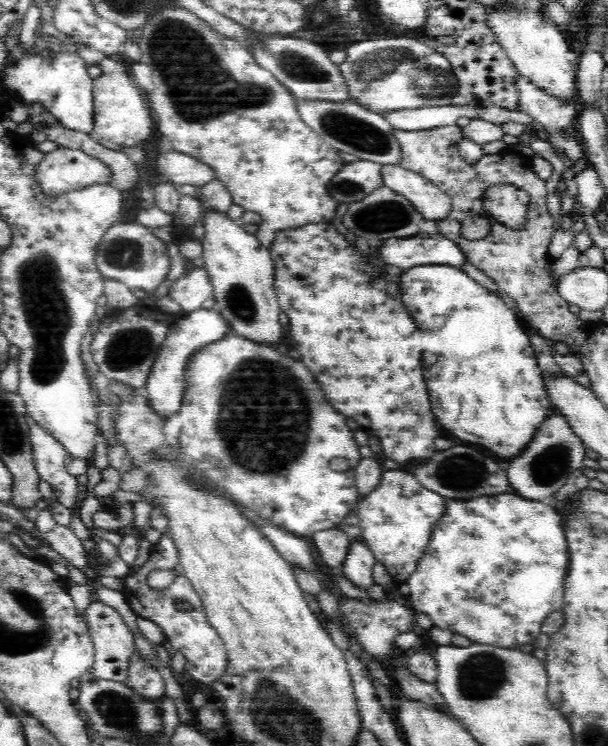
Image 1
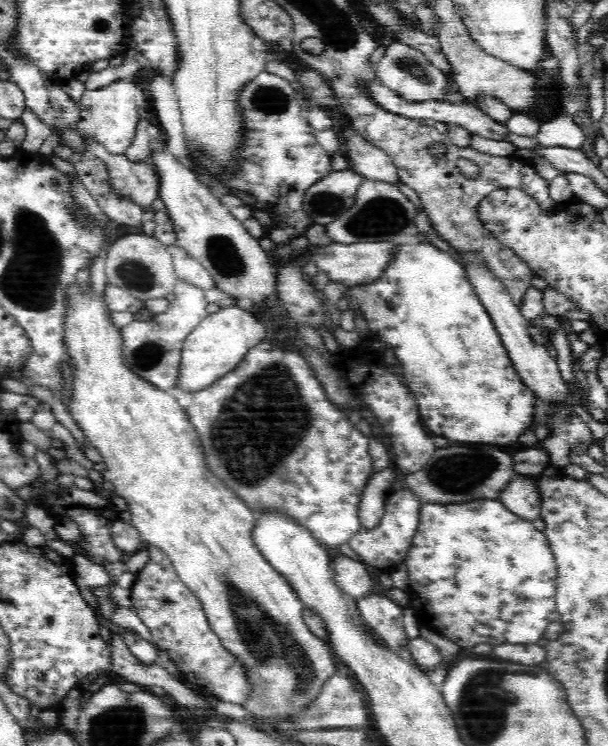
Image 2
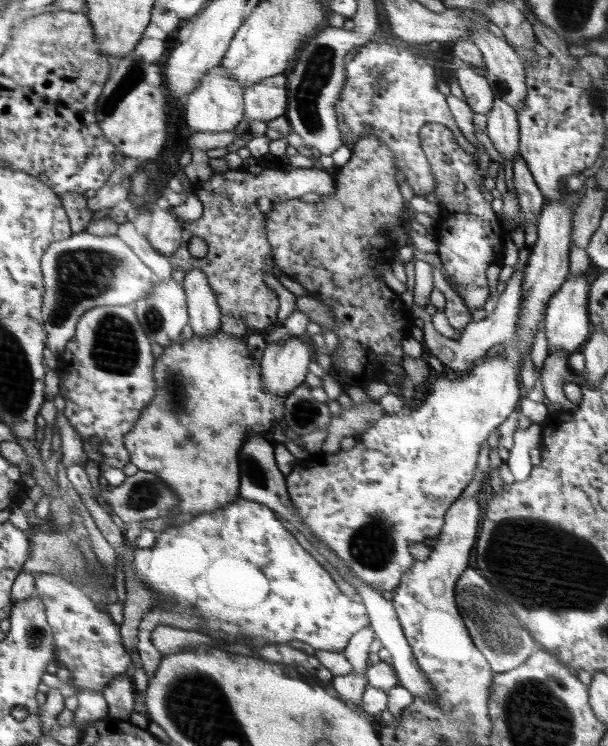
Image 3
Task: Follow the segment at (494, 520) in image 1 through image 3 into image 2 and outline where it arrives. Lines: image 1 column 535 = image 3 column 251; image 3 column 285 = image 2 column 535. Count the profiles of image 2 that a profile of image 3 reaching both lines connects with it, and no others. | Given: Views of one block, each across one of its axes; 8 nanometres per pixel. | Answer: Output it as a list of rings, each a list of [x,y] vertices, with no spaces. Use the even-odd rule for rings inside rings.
[[[480,498],[480,500],[468,502],[468,504],[424,503],[421,508],[421,522],[418,525],[417,533],[414,534],[413,545],[410,546],[409,556],[405,558],[405,564],[409,574],[408,607],[410,610],[414,610],[417,622],[428,626],[427,630],[432,630],[432,632],[437,632],[449,638],[454,644],[458,644],[463,652],[464,648],[470,648],[470,646],[476,646],[476,644],[482,644],[482,642],[492,644],[492,646],[494,646],[494,642],[534,644],[542,638],[542,634],[544,634],[544,630],[548,628],[550,622],[559,620],[559,612],[557,611],[556,600],[554,600],[557,566],[545,531],[536,529],[530,519],[522,520],[522,518],[518,518],[516,514],[512,514],[502,502],[498,502],[496,499],[486,500],[486,498]]]

